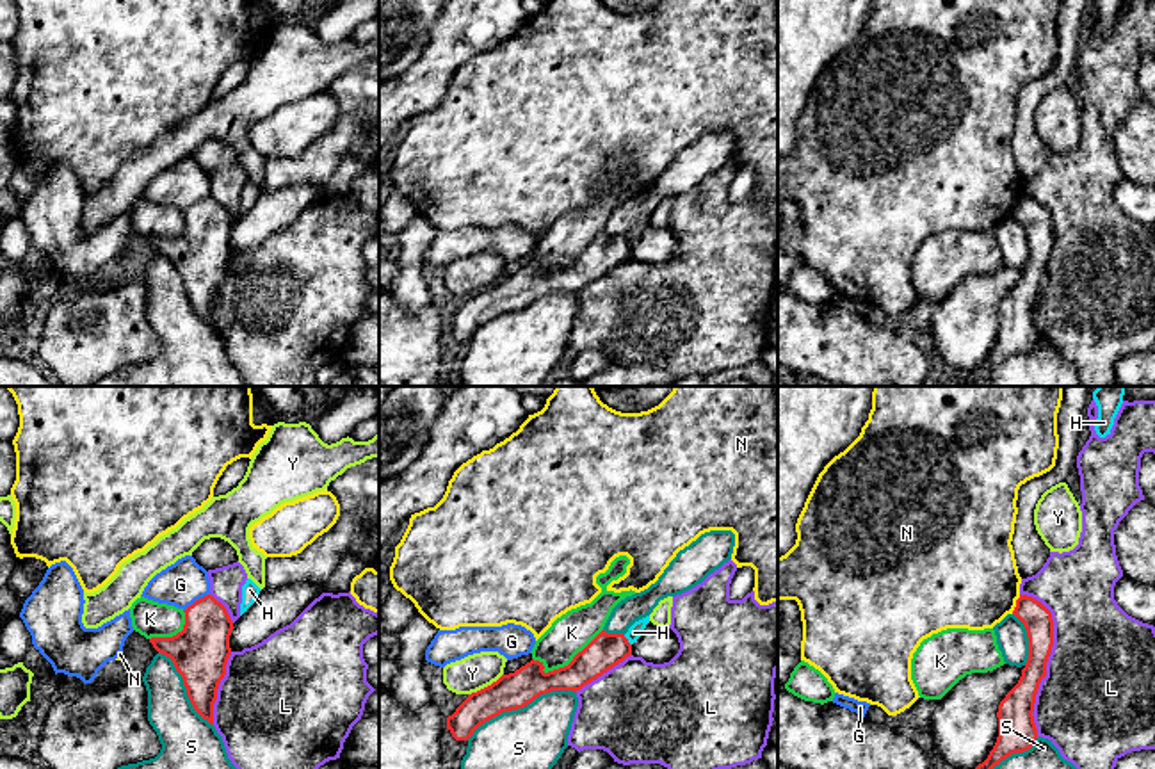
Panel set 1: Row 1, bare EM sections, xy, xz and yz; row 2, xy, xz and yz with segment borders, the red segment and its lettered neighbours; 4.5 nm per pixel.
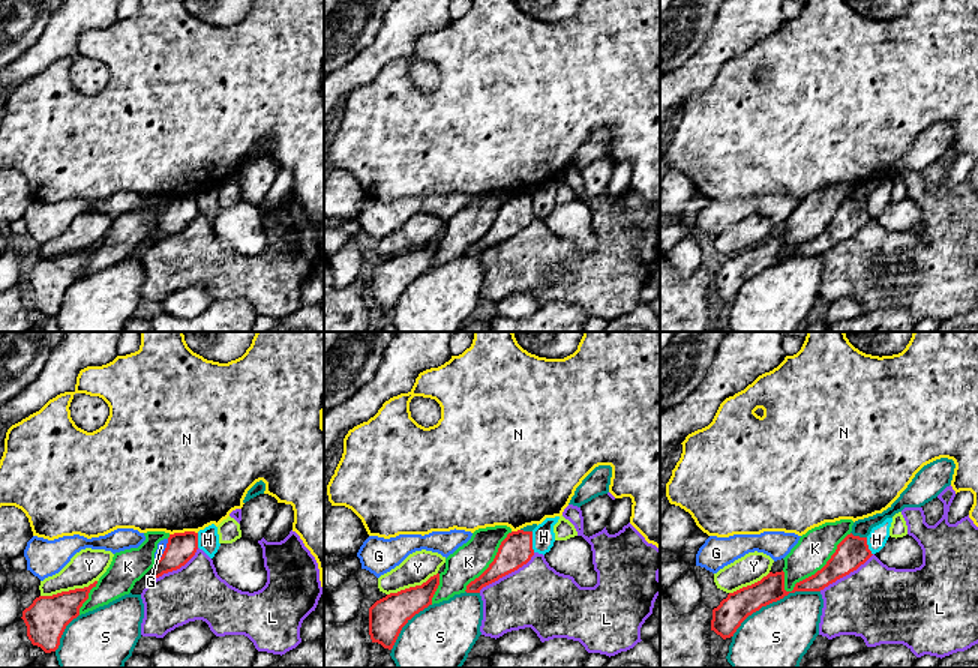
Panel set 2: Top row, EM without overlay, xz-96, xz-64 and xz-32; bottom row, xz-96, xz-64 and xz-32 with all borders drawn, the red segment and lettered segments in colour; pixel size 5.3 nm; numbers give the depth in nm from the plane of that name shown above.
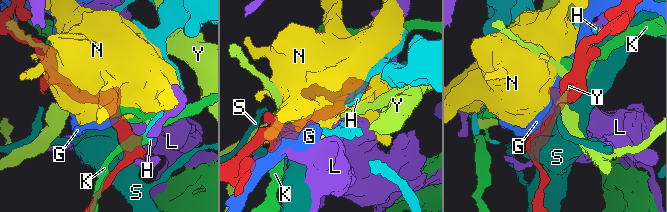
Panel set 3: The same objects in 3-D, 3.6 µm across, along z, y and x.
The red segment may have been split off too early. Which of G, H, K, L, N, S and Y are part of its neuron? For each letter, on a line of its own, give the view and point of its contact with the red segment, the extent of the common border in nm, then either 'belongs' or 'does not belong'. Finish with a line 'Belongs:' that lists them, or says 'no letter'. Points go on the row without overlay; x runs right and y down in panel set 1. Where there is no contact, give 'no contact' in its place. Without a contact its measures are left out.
G: contact xy (196, 202); length 150 nm; does not belong
H: contact xz (627, 242); length 60 nm; does not belong
K: contact xz (565, 267); length 340 nm; does not belong
L: contact yz (1047, 260); length 650 nm; does not belong
N: contact yz (1017, 205); length 100 nm; does not belong
S: contact xz (520, 308); length 550 nm; does not belong
Y: contact xz (484, 289); length 190 nm; does not belong
Belongs: no letter

